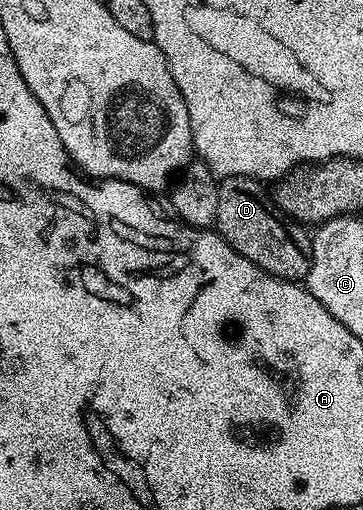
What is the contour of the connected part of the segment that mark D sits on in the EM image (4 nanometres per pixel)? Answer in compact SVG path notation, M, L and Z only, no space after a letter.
M227 176L218 185L218 197L220 203L216 209L216 231L248 262L260 266L269 276L275 276L281 280L293 280L295 282L305 281L310 265L310 242L311 233L307 231L298 221L287 218L284 210L280 210L275 204L273 195L266 192L261 183L253 176Z

